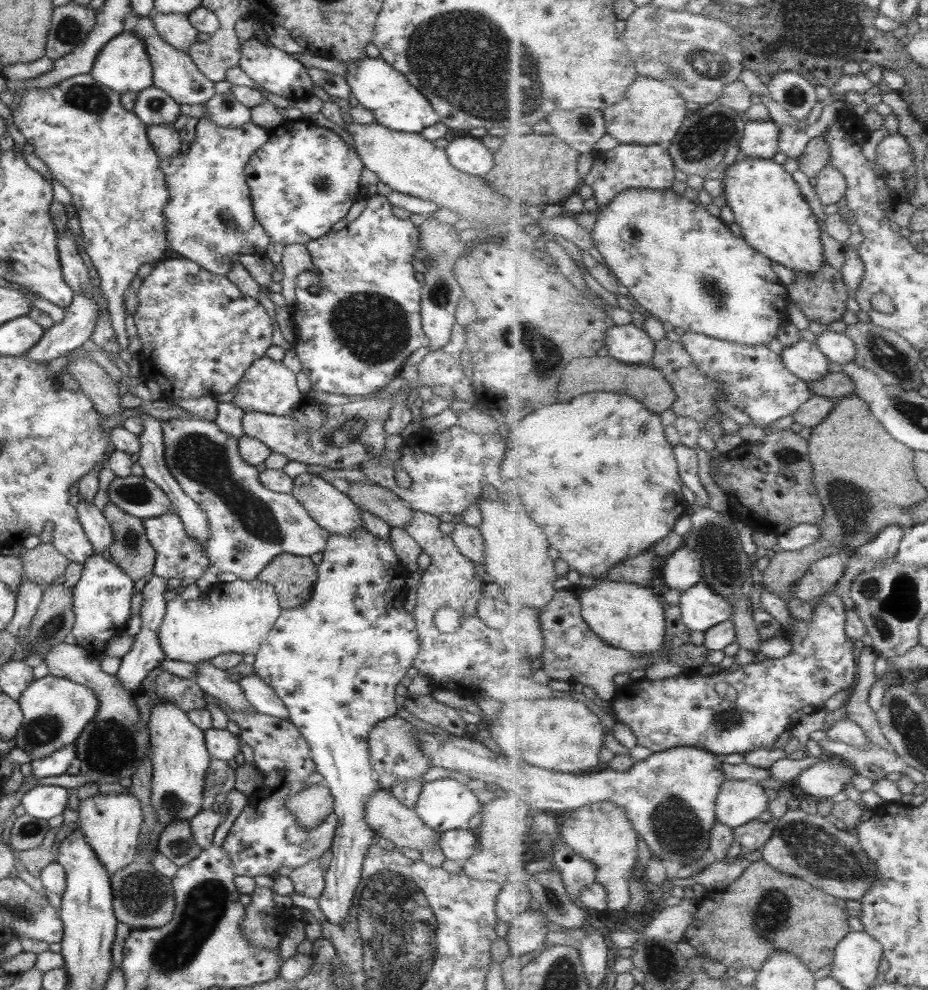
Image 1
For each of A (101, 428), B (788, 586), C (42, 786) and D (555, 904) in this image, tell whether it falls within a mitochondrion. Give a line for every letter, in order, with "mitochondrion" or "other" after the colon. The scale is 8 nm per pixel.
A: other
B: other
C: other
D: mitochondrion

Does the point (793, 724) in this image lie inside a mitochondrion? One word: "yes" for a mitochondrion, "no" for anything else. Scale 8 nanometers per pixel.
no

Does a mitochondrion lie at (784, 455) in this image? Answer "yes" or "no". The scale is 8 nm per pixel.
yes

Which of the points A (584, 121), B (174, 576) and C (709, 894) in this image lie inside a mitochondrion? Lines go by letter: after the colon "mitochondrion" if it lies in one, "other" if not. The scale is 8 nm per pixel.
A: mitochondrion
B: other
C: other

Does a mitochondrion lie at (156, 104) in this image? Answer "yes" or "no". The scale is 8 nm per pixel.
yes

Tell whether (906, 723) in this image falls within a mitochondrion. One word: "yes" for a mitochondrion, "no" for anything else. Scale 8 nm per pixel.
yes

